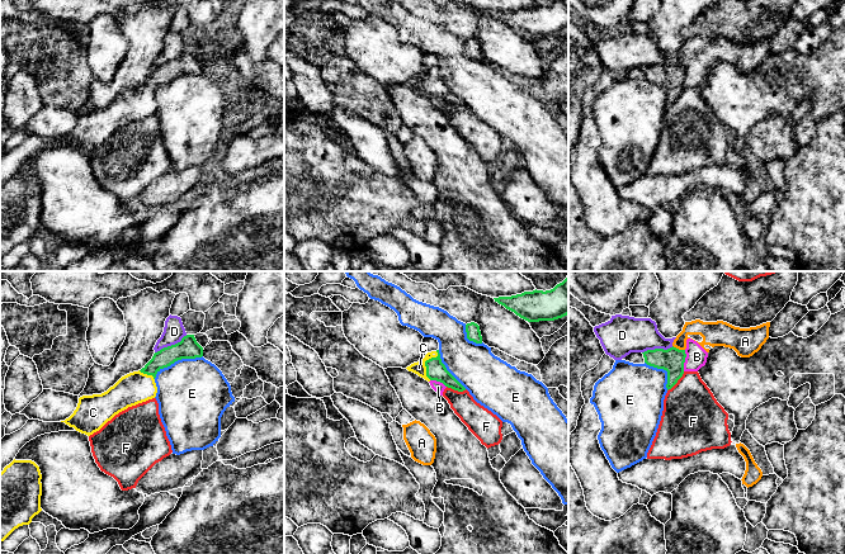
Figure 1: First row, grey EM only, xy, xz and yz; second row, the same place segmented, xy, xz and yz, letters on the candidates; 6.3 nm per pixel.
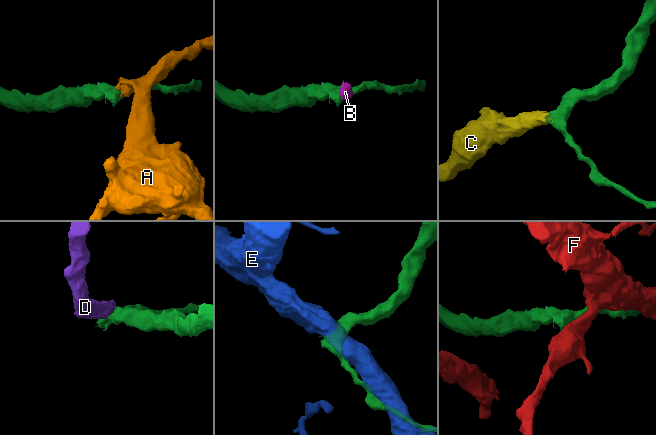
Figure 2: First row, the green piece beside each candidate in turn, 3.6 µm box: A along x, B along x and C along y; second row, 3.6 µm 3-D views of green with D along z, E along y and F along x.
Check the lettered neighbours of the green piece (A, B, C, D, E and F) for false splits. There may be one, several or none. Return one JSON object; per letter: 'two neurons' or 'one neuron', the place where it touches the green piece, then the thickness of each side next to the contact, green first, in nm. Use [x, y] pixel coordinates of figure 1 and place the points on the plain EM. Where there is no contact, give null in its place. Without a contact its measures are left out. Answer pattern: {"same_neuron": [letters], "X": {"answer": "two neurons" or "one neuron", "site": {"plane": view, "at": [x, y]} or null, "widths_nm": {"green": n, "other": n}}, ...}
{"same_neuron": ["C"], "A": {"answer": "two neurons", "site": {"plane": "yz", "at": [678, 65]}, "widths_nm": {"green": 150, "other": 150}}, "B": {"answer": "two neurons", "site": {"plane": "yz", "at": [684, 76]}, "widths_nm": {"green": 150, "other": 130}}, "C": {"answer": "one neuron", "site": {"plane": "xz", "at": [425, 79]}, "widths_nm": {"green": 130, "other": 90}}, "D": {"answer": "two neurons", "site": {"plane": "xy", "at": [171, 61]}, "widths_nm": {"green": 140, "other": 140}}, "E": {"answer": "two neurons", "site": {"plane": "xy", "at": [176, 76]}, "widths_nm": {"green": 140, "other": 440}}, "F": {"answer": "two neurons", "site": {"plane": "yz", "at": [676, 98]}, "widths_nm": {"green": 150, "other": 380}}}

